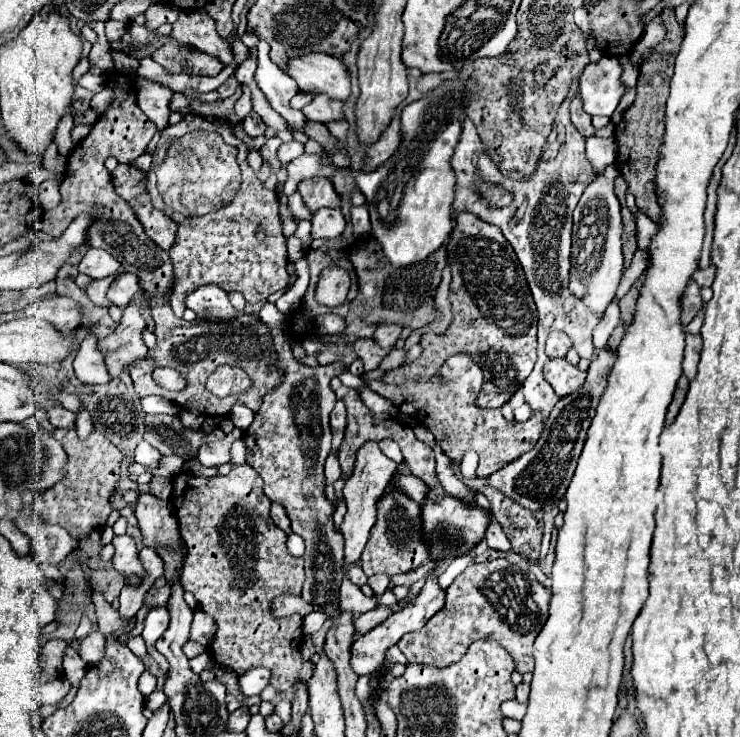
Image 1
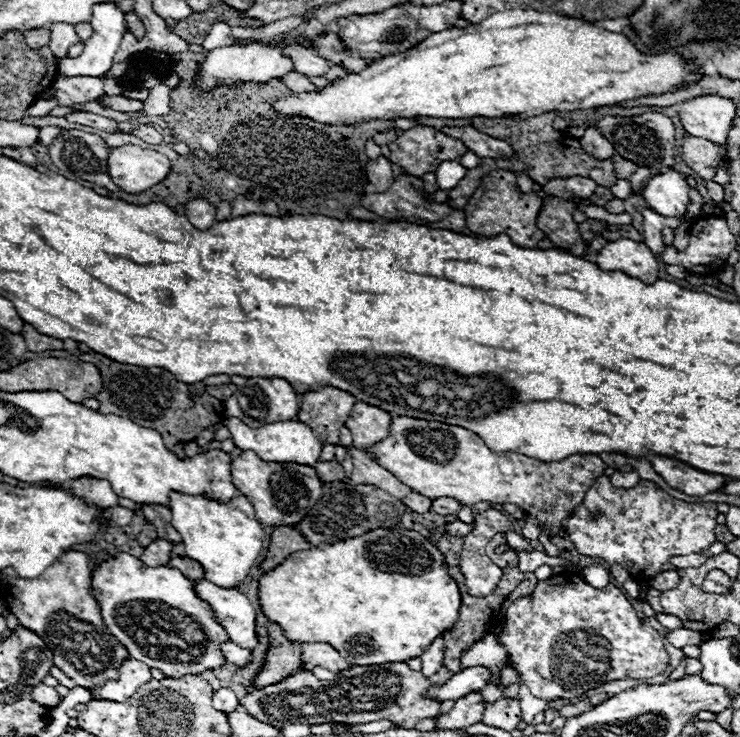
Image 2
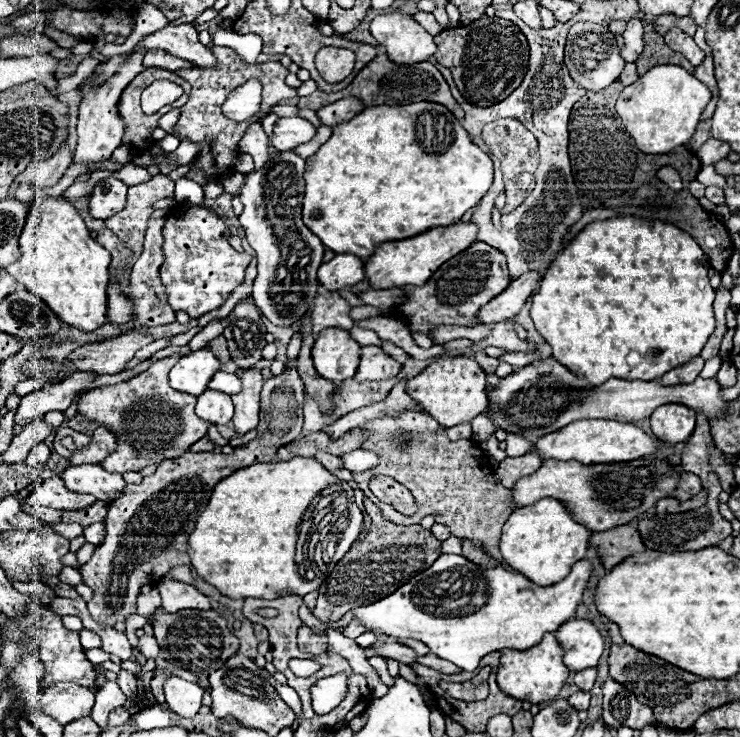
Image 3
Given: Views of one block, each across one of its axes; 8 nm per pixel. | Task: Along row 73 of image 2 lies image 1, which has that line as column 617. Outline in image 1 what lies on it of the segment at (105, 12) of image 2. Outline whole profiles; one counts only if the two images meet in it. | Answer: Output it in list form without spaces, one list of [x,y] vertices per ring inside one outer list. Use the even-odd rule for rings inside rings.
[[[604,56],[598,64],[588,64],[580,76],[580,94],[588,114],[612,116],[626,86],[622,82],[622,64],[614,56]]]

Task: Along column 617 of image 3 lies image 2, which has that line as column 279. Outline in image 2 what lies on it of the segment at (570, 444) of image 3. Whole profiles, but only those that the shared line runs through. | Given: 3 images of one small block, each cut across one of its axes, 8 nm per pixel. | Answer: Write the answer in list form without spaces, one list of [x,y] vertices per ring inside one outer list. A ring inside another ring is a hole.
[[[230,416],[224,420],[224,424],[230,430],[232,442],[236,448],[240,448],[242,452],[252,450],[254,454],[258,454],[266,462],[298,462],[298,464],[314,466],[320,460],[322,444],[316,438],[316,434],[310,430],[310,426],[306,426],[302,422],[288,420],[288,422],[272,422],[262,428],[250,428],[242,420]]]

